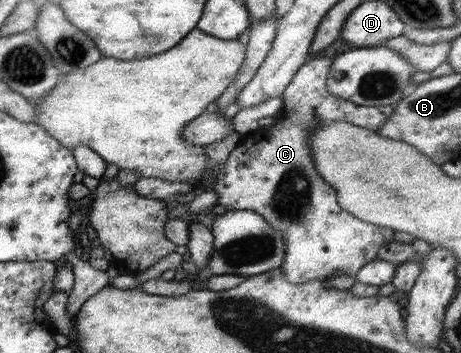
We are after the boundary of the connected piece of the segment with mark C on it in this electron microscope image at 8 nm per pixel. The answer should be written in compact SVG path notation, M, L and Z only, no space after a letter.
M315 57L309 61L307 61L293 77L291 84L285 89L285 92L282 94L282 100L284 101L284 115L281 116L280 119L276 119L269 124L269 132L267 131L253 131L248 133L246 136L241 137L241 142L238 143L235 149L233 149L223 165L219 165L215 160L209 157L209 164L207 164L207 168L204 170L202 177L209 176L210 172L215 172L213 176L215 176L215 186L213 186L212 190L217 193L218 196L218 204L223 204L226 210L235 211L235 210L251 210L256 212L259 216L262 216L265 219L265 222L271 227L274 228L277 232L282 234L285 243L285 256L282 260L282 265L280 269L284 272L286 276L287 282L291 284L303 284L305 282L309 282L310 280L326 280L326 278L331 278L336 276L336 272L340 270L341 275L345 276L355 276L359 269L362 266L365 266L368 262L375 260L378 258L378 250L380 246L387 240L393 239L394 231L390 228L383 228L379 226L375 226L374 224L369 224L351 216L350 212L345 212L338 203L337 195L335 189L332 186L325 182L321 178L321 175L315 170L315 165L313 165L313 157L310 151L310 146L308 146L308 136L315 130L318 129L319 125L323 123L332 121L332 120L342 120L355 126L366 128L370 131L375 131L378 129L378 126L384 121L387 120L388 116L391 116L391 113L394 111L394 106L381 106L378 107L366 107L359 106L357 104L353 104L348 100L343 100L342 98L336 98L333 96L326 87L326 78L328 72L330 71L332 65L332 59L329 57Z

